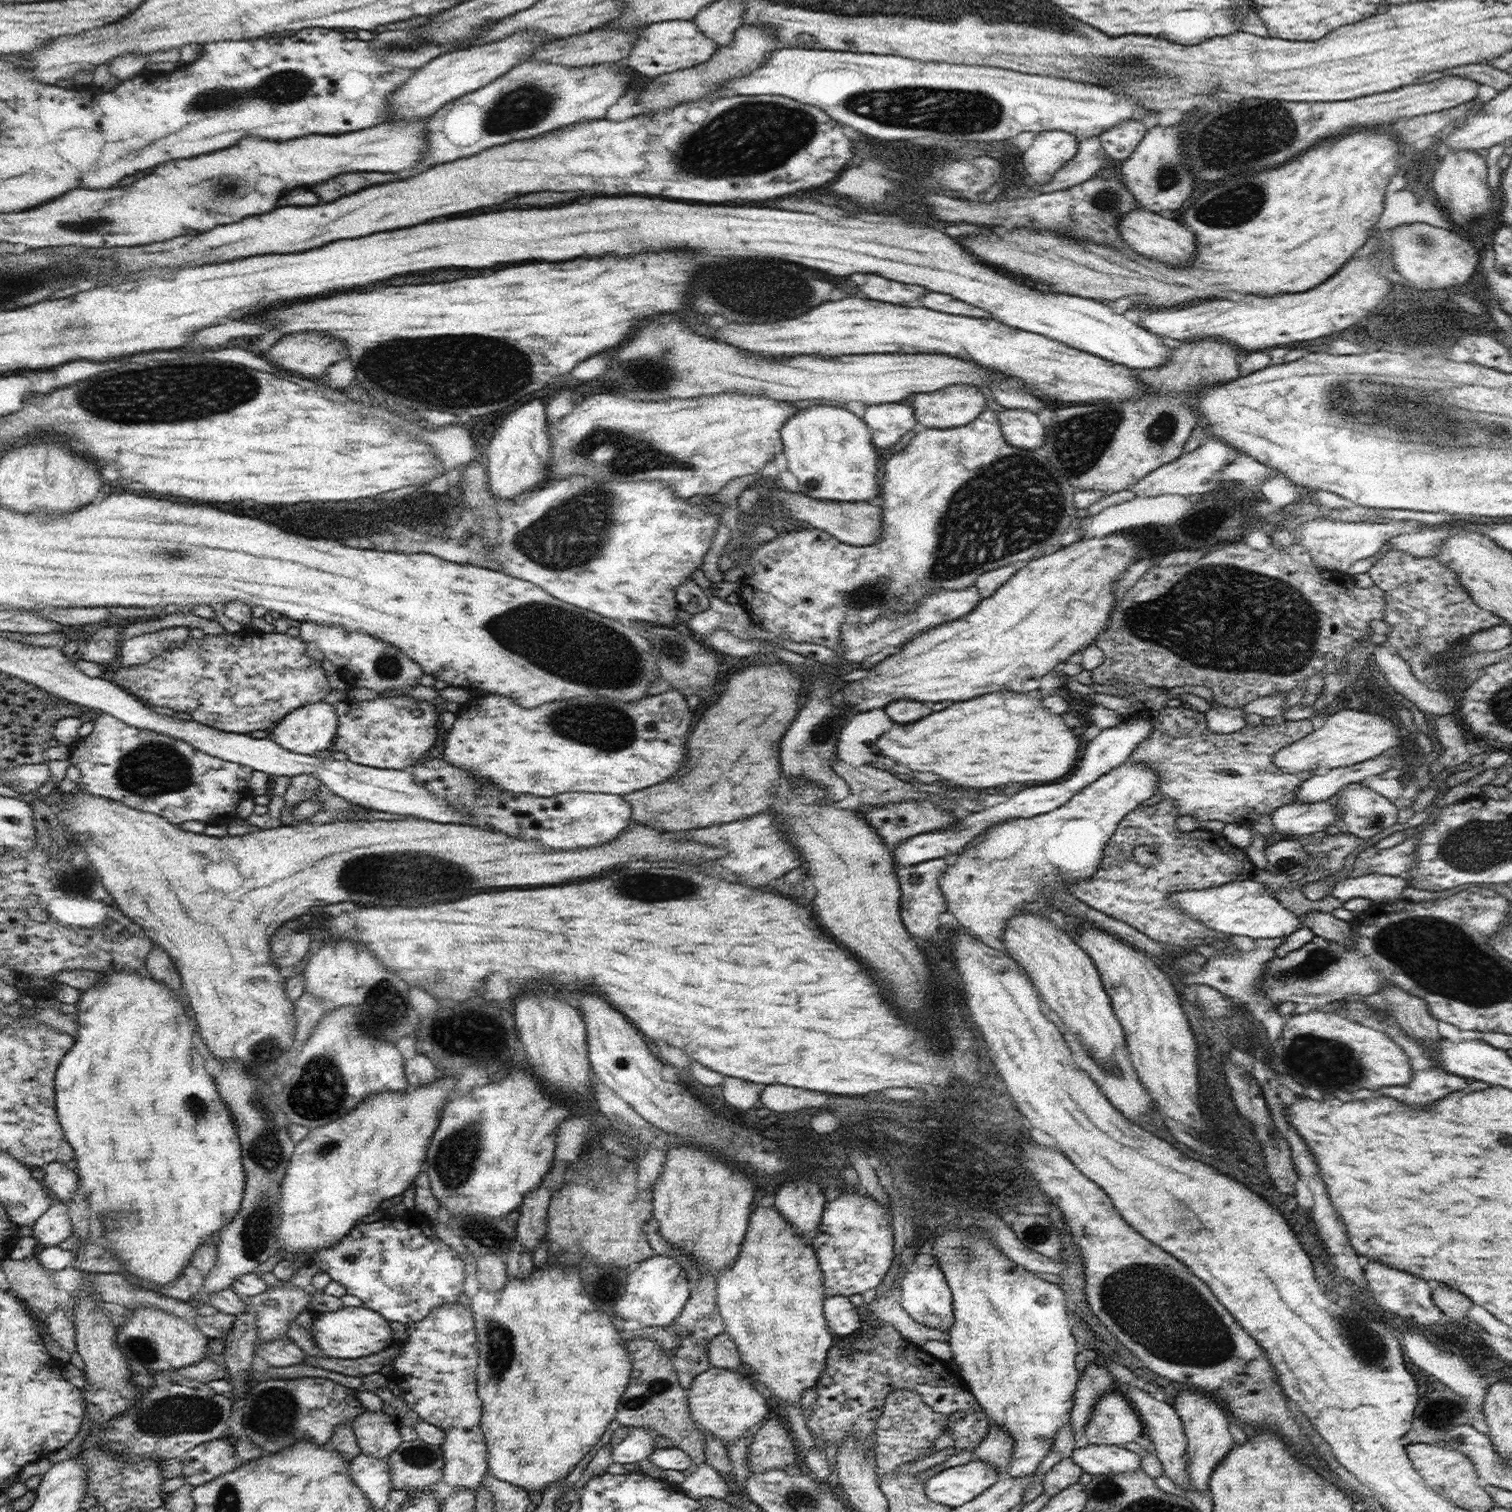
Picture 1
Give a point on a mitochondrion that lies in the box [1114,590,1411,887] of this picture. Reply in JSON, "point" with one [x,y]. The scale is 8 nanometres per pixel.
{"point":[1288,864]}

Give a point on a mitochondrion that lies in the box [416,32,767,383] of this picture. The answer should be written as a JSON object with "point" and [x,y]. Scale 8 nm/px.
{"point":[522,105]}

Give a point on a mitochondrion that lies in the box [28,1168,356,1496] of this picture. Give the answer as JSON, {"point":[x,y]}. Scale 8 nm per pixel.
{"point":[164,1417]}

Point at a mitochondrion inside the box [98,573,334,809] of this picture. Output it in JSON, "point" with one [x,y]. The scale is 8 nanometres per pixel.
{"point":[151,770]}

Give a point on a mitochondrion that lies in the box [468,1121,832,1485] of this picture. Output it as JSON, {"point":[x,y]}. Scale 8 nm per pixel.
{"point":[499,1342]}

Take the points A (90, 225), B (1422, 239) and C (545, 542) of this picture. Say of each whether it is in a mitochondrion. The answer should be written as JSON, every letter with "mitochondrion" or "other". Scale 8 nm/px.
{"A":"mitochondrion","B":"mitochondrion","C":"mitochondrion"}

